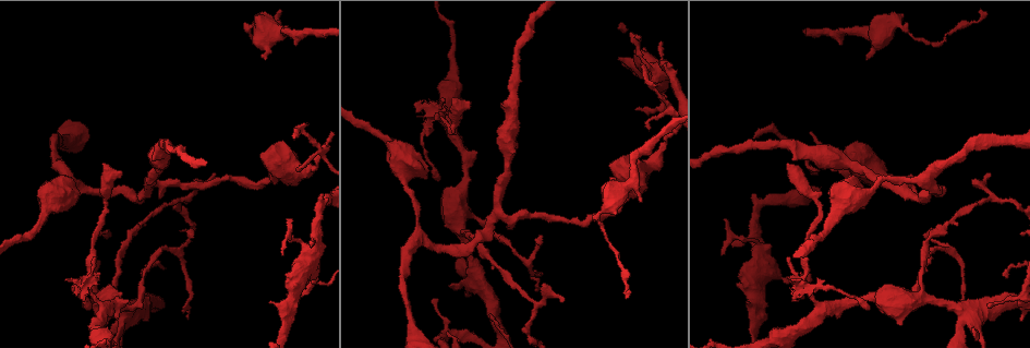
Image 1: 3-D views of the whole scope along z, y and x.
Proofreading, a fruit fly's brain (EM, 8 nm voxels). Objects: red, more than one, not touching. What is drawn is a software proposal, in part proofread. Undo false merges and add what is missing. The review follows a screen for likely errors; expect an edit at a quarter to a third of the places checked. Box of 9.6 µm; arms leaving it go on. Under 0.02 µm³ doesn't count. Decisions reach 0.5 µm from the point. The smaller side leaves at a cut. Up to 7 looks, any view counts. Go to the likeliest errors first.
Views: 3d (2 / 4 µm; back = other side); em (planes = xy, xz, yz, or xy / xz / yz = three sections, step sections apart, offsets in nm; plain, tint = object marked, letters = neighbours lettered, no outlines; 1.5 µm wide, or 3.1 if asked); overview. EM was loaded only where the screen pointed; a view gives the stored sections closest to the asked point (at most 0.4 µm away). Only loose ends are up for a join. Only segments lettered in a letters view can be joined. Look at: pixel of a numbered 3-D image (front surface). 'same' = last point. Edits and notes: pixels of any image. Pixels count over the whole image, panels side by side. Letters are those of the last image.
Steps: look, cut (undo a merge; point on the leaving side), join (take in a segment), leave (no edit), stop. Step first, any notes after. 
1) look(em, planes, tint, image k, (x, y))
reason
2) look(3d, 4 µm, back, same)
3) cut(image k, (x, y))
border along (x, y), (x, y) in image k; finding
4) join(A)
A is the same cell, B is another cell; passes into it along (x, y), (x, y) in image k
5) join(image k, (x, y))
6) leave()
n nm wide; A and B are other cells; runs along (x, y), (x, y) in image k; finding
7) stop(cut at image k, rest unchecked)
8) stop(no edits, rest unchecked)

look(3d, 4 µm, image 1, (635, 109))

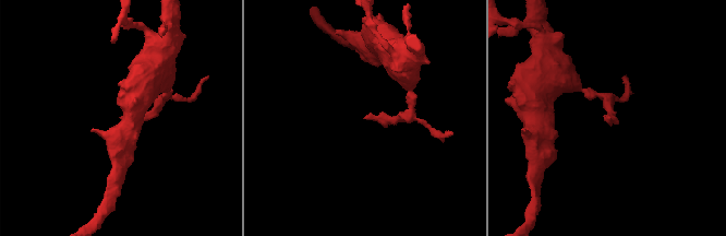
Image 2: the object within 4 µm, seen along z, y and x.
look(em, planes, letters, image 2, (609, 117))

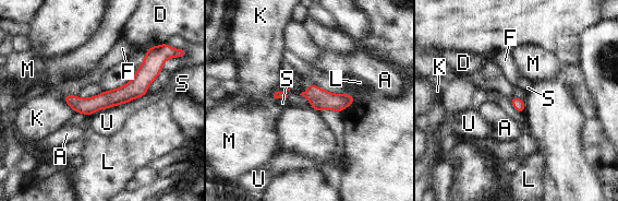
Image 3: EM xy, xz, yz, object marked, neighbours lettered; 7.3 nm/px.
leave()
A, D, F, K, L, M, S and U are other cells; border along (147, 93), (99, 108), (89, 116) in image 3; no lettered segment goes on from it

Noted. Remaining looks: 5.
look(3d, 2 µm, image 1, (802, 283))
sharp bend

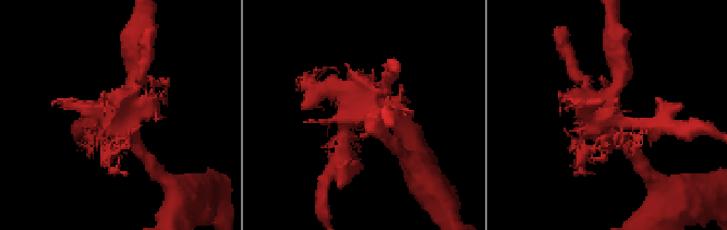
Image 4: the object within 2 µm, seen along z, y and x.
look(em, yz, step 8, tint, image 4, (370, 107))

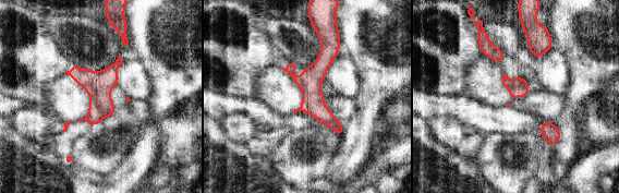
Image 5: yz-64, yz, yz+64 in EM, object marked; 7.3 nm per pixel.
look(em, planes, letters, same)
cut it another way

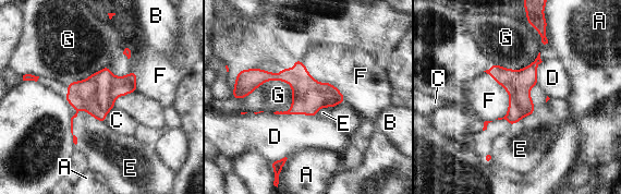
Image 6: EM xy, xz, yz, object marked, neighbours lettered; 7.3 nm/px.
leave()
A, B, C, D, E, F and G are other cells; border along (301, 60), (345, 101) in image 6; one neuron here

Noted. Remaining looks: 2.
look(3d, 4 µm, image 1, (922, 282))
small branch off a trunk

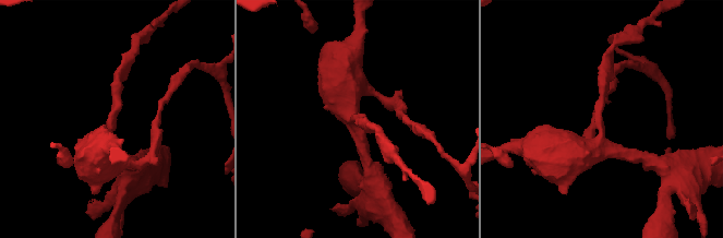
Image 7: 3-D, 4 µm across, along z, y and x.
look(em, xz, step 8, letters, image 7, (111, 120))
3 arms; arms of 170, 220, 600 nm

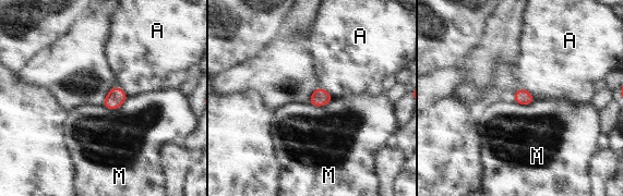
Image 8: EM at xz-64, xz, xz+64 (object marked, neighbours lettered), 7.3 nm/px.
leave()
M touches over 200 nm; A and M are other cells; border along (519, 88), (525, 88), (536, 100) in image 8; all the same neuron

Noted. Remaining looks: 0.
stop(no edits, rest unchecked)

